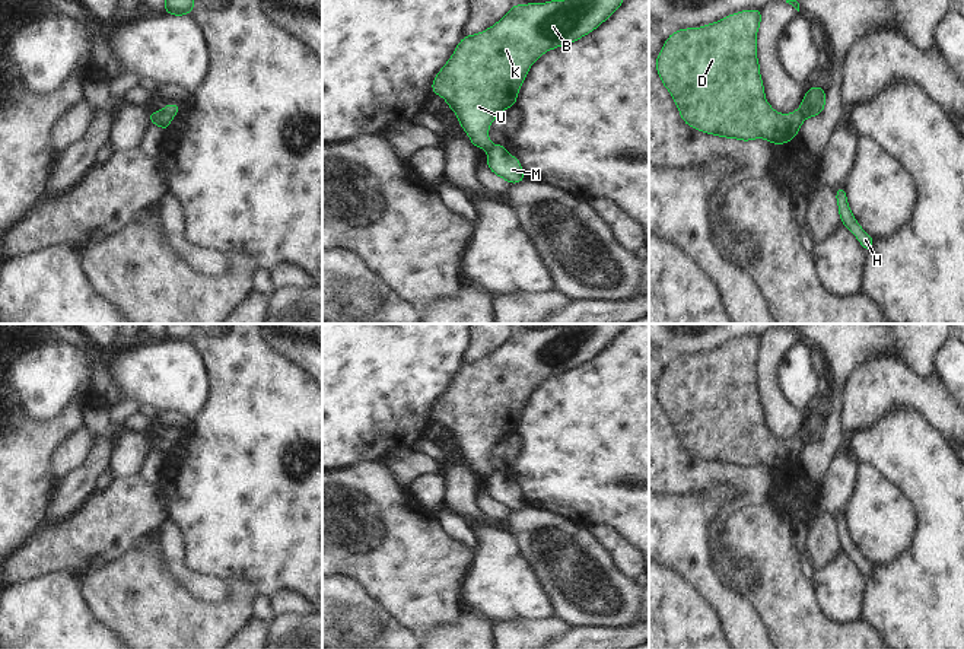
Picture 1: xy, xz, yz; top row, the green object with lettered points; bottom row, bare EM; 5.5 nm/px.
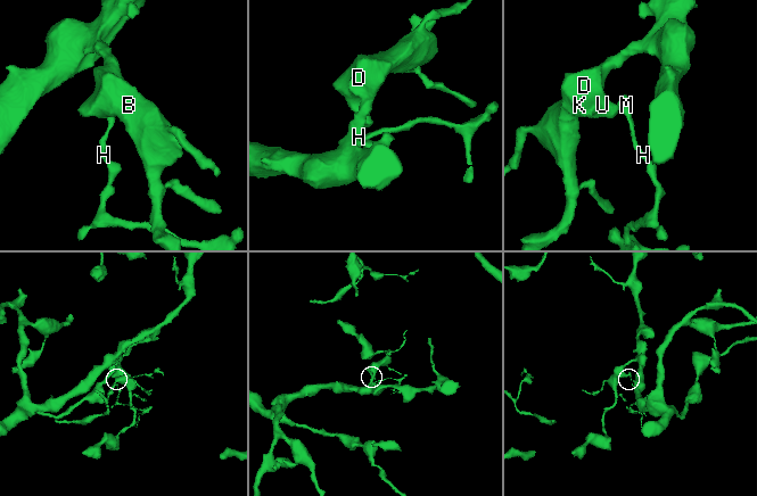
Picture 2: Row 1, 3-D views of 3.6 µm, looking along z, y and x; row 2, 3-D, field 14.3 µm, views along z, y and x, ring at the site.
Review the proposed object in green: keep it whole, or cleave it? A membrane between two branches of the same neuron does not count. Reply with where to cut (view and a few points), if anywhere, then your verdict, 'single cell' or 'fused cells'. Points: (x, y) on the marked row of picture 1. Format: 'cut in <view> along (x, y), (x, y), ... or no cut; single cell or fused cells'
cut in xy along (162, 110), (171, 120); fused cells

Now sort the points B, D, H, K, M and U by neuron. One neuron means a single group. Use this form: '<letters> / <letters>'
B D K U / H M

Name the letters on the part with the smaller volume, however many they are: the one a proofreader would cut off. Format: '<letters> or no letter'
H, M

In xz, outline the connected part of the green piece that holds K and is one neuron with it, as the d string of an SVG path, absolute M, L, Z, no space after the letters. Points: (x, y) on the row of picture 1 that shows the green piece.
M550 0L545 3L513 4L508 15L486 31L464 36L451 58L442 66L432 82L432 93L442 96L448 108L454 109L456 118L470 137L471 144L490 150L489 128L499 114L516 104L519 89L531 66L547 51L564 44L573 44L604 23L624 0Z

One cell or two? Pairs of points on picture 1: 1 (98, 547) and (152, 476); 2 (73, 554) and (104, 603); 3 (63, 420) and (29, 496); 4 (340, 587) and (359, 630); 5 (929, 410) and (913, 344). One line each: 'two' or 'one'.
1: two
2: two
3: one
4: one
5: two

